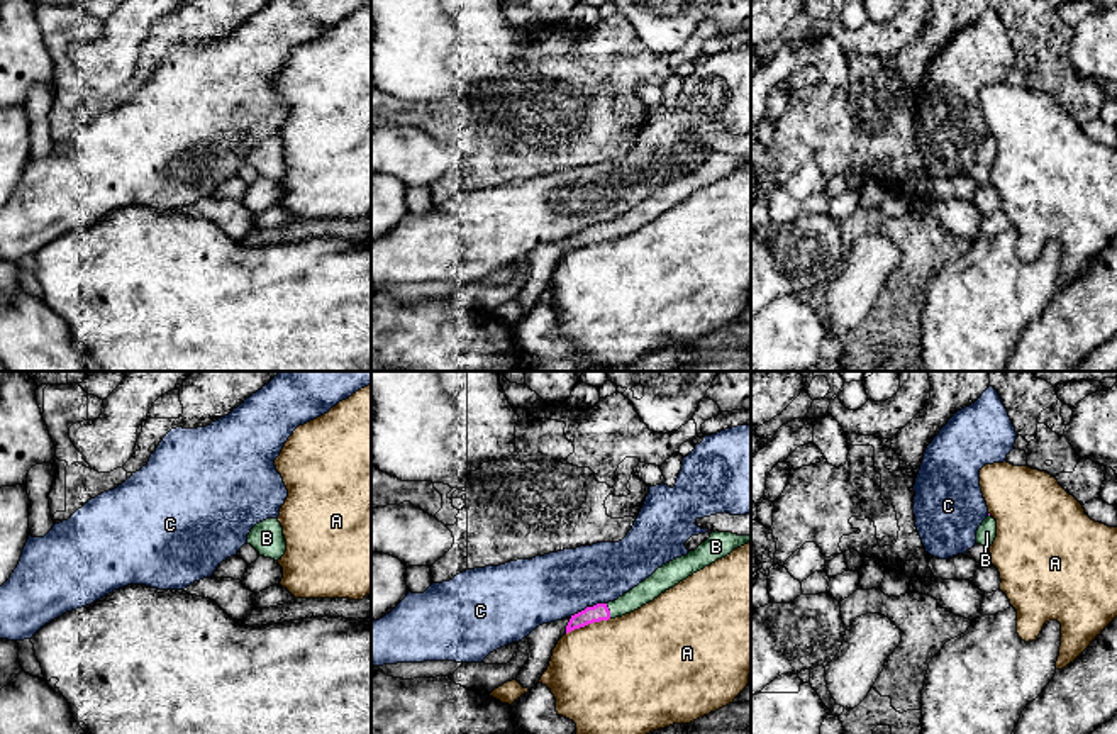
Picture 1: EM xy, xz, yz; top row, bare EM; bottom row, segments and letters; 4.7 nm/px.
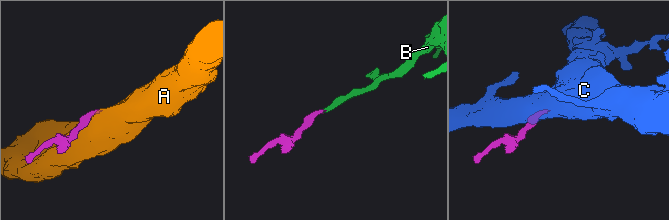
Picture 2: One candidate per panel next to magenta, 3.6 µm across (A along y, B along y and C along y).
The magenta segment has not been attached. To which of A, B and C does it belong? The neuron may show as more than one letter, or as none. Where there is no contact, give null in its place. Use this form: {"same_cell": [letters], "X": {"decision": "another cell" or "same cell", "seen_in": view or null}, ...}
{"same_cell": ["B"], "A": {"decision": "another cell", "seen_in": "xz"}, "B": {"decision": "same cell", "seen_in": "xz"}, "C": {"decision": "another cell", "seen_in": "xz"}}

